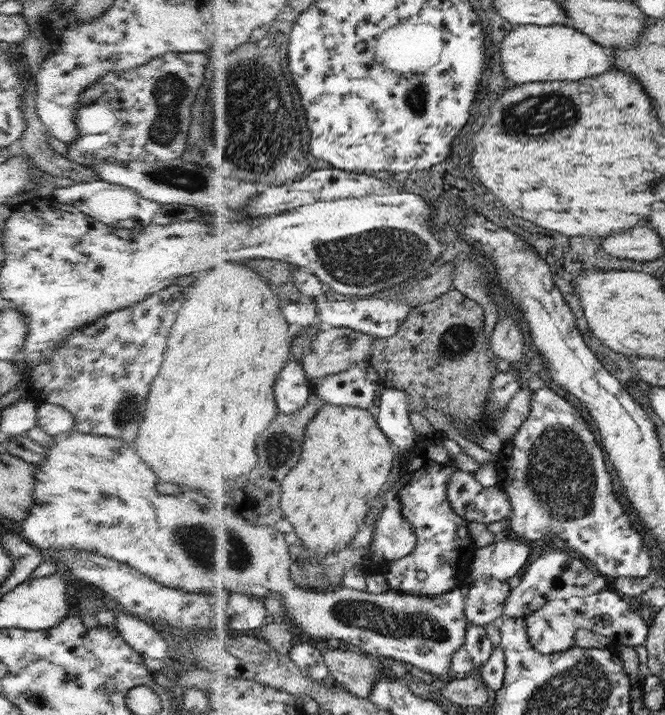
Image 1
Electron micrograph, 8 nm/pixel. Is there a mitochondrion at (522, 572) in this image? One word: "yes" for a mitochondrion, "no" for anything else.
no

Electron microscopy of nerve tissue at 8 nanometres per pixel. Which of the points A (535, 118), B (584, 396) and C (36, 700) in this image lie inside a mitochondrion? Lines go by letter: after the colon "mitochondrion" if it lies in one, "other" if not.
A: mitochondrion
B: other
C: mitochondrion

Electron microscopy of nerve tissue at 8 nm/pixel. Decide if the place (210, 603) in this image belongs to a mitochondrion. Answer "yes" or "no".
no

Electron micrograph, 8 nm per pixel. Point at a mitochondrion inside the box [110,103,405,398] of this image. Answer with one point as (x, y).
(190, 178)

